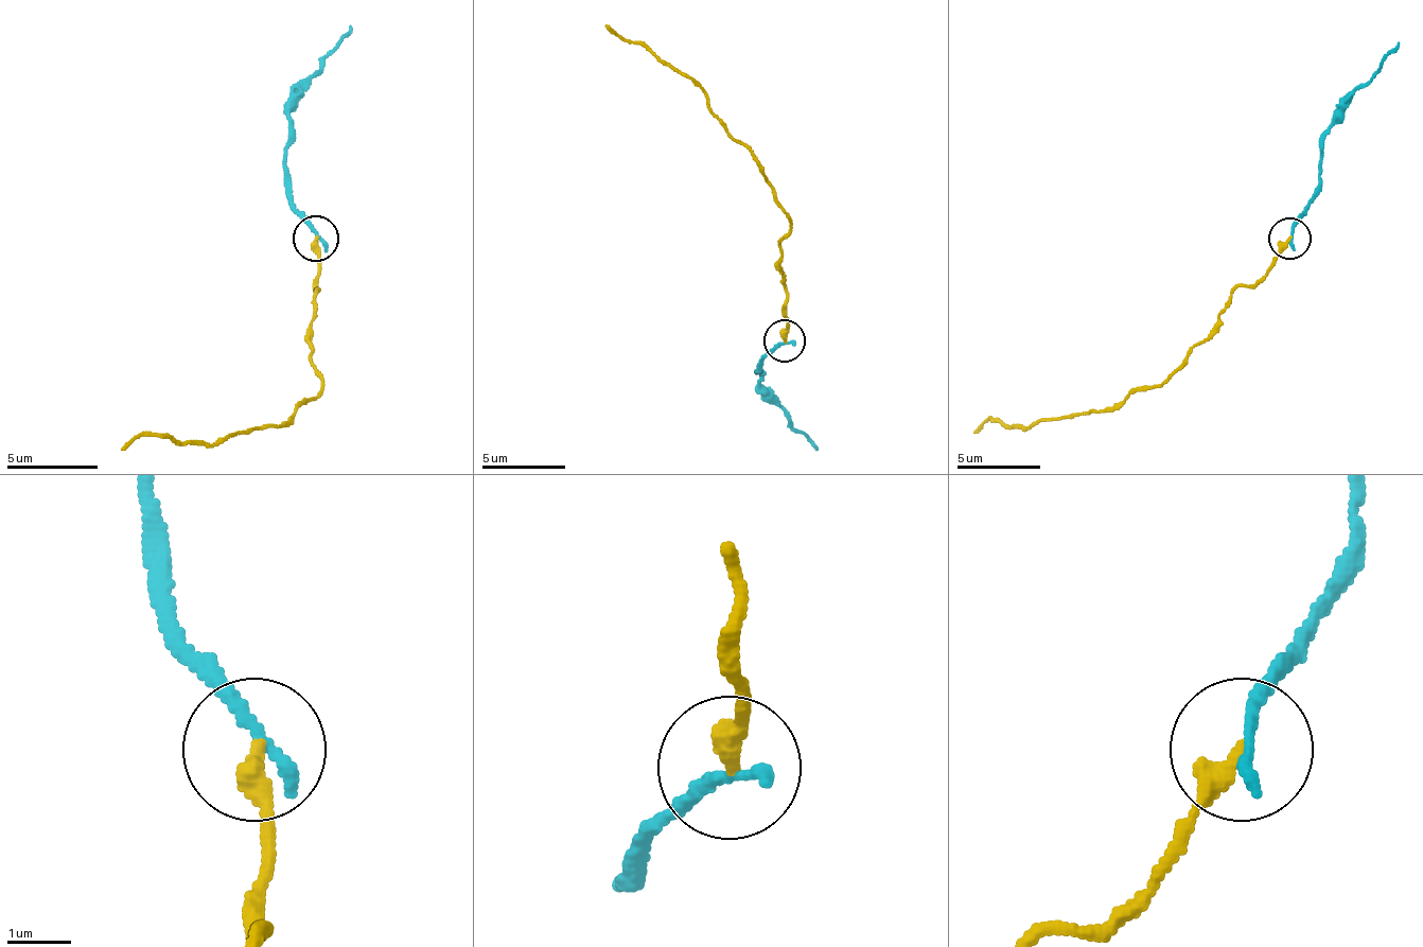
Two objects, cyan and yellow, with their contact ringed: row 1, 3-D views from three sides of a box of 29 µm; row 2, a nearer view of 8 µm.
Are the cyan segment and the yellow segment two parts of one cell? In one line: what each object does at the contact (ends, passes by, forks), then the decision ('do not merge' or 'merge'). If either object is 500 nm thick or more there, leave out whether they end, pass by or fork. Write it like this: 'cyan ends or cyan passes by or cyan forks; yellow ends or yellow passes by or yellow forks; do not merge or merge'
cyan ends; yellow ends; do not merge

